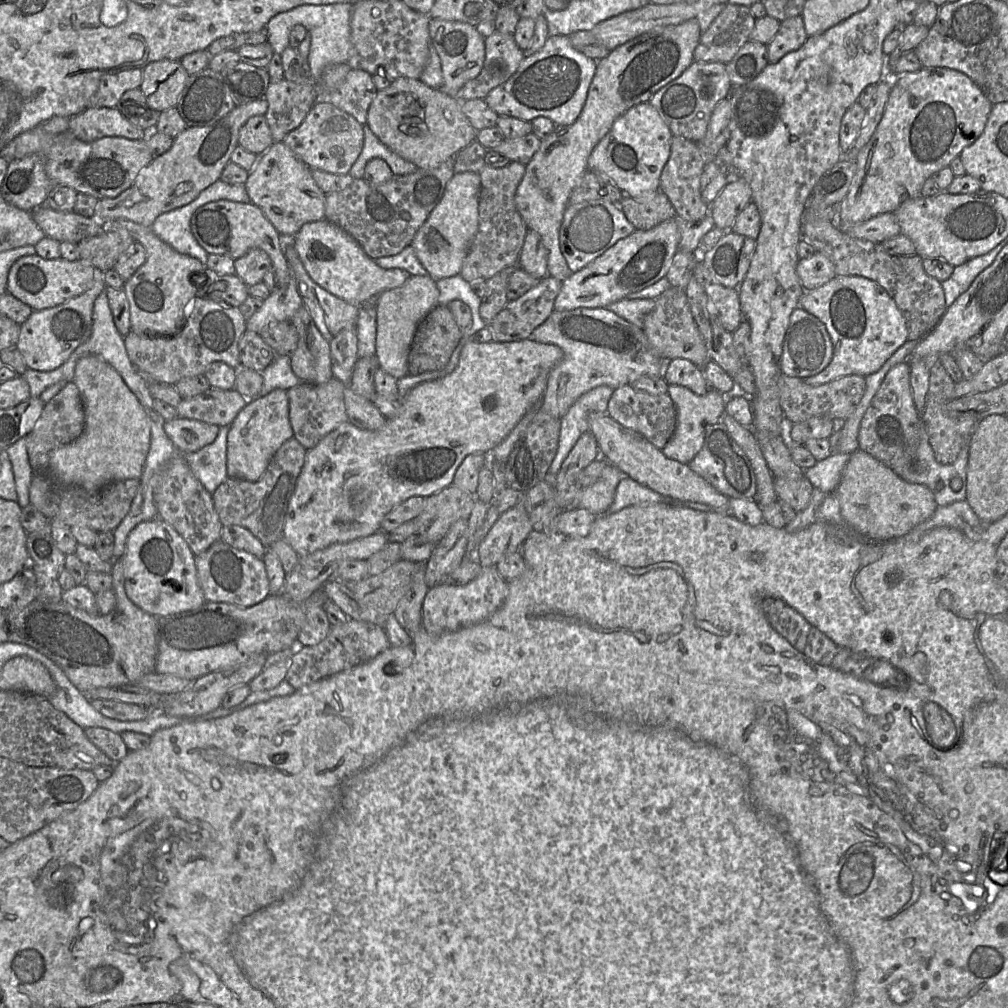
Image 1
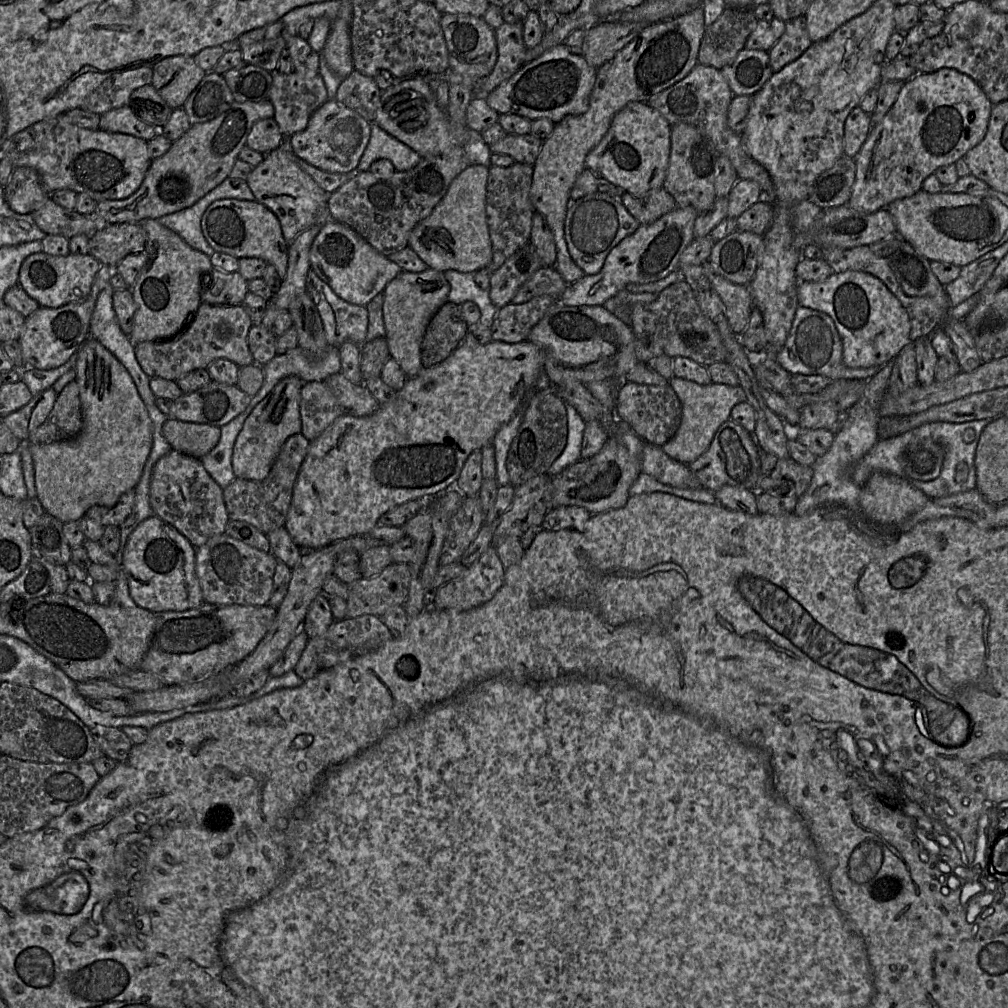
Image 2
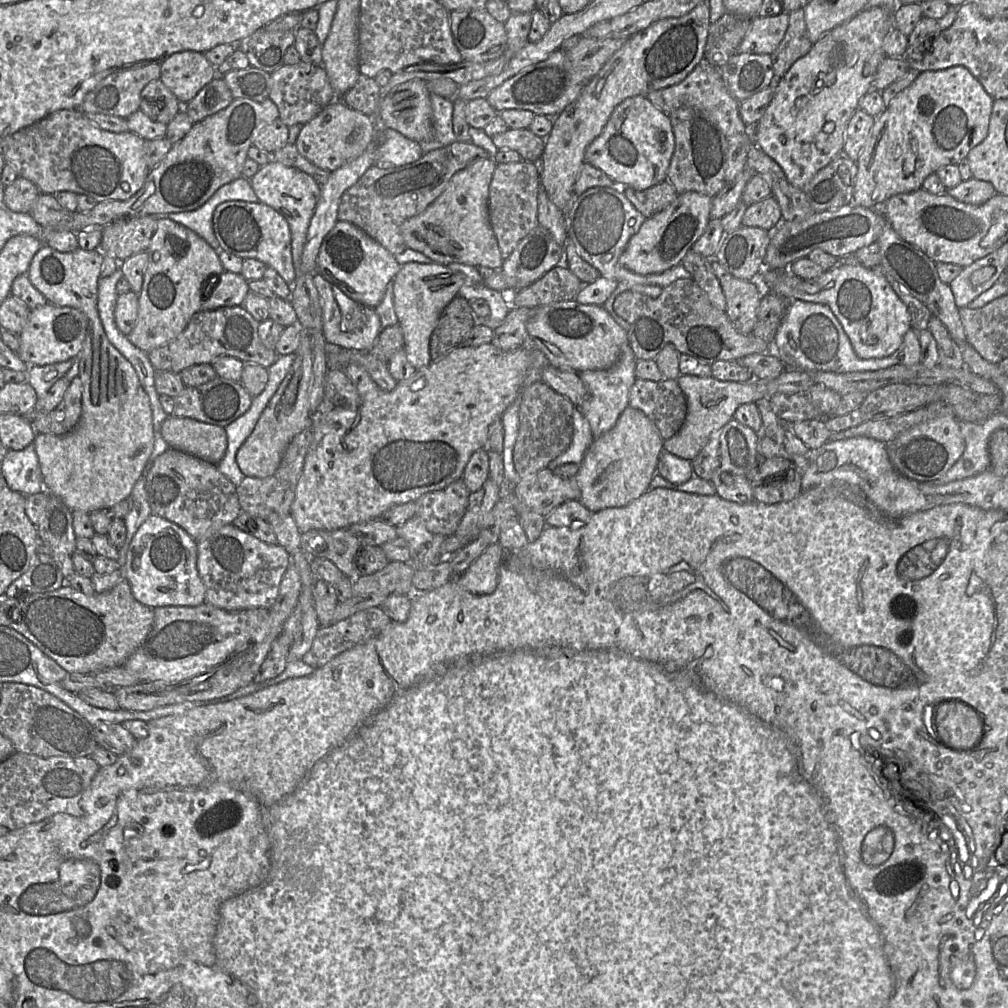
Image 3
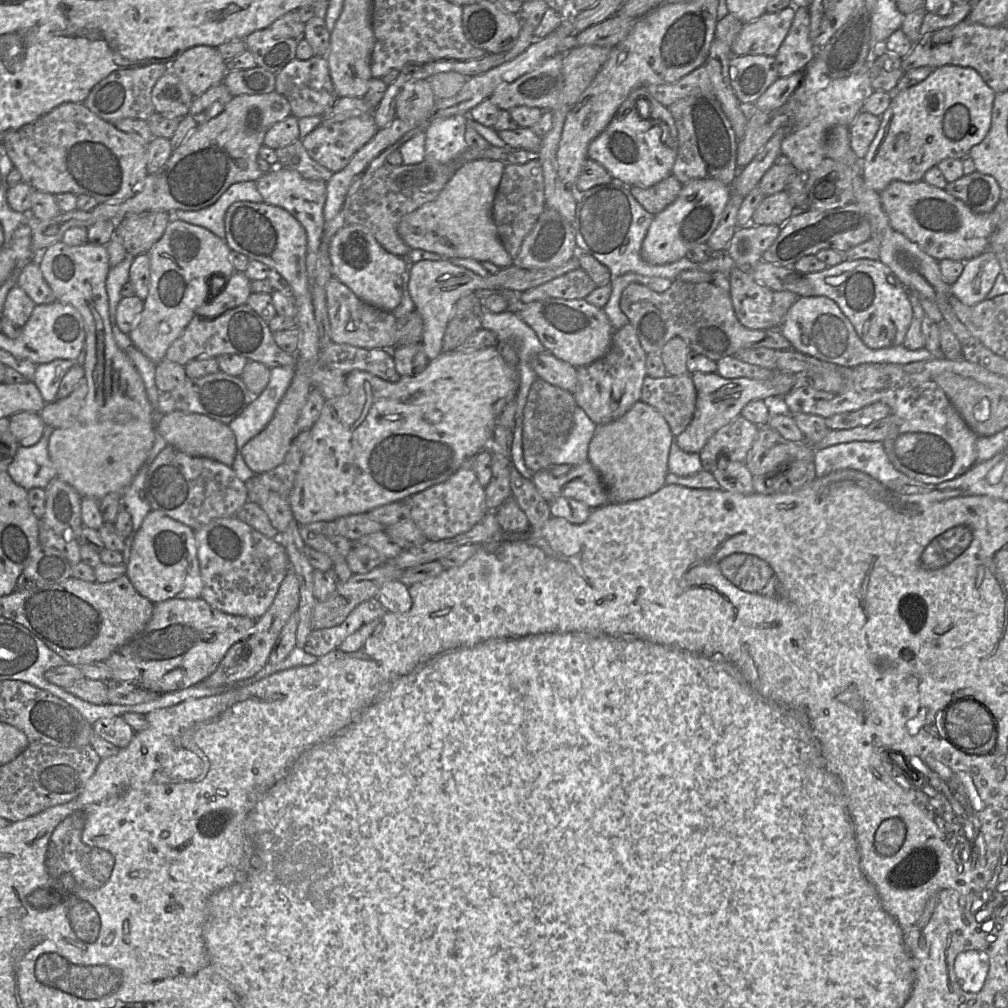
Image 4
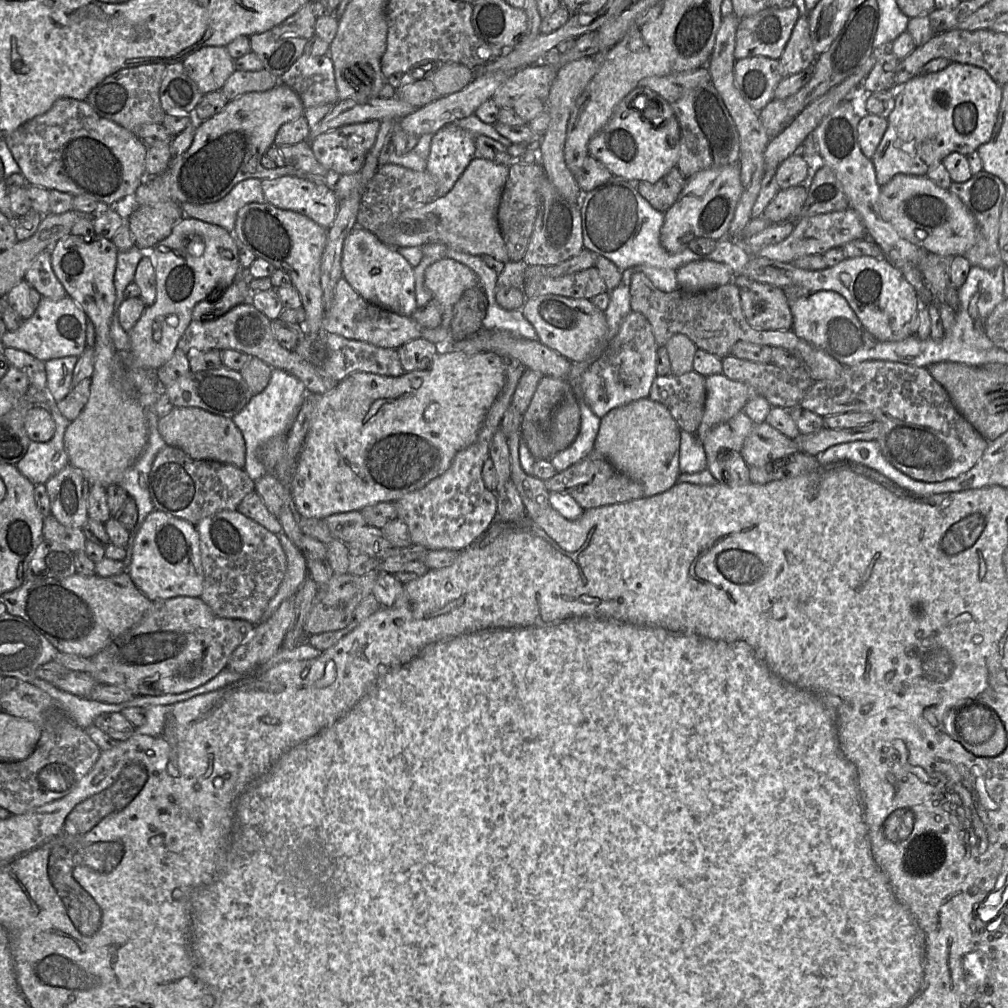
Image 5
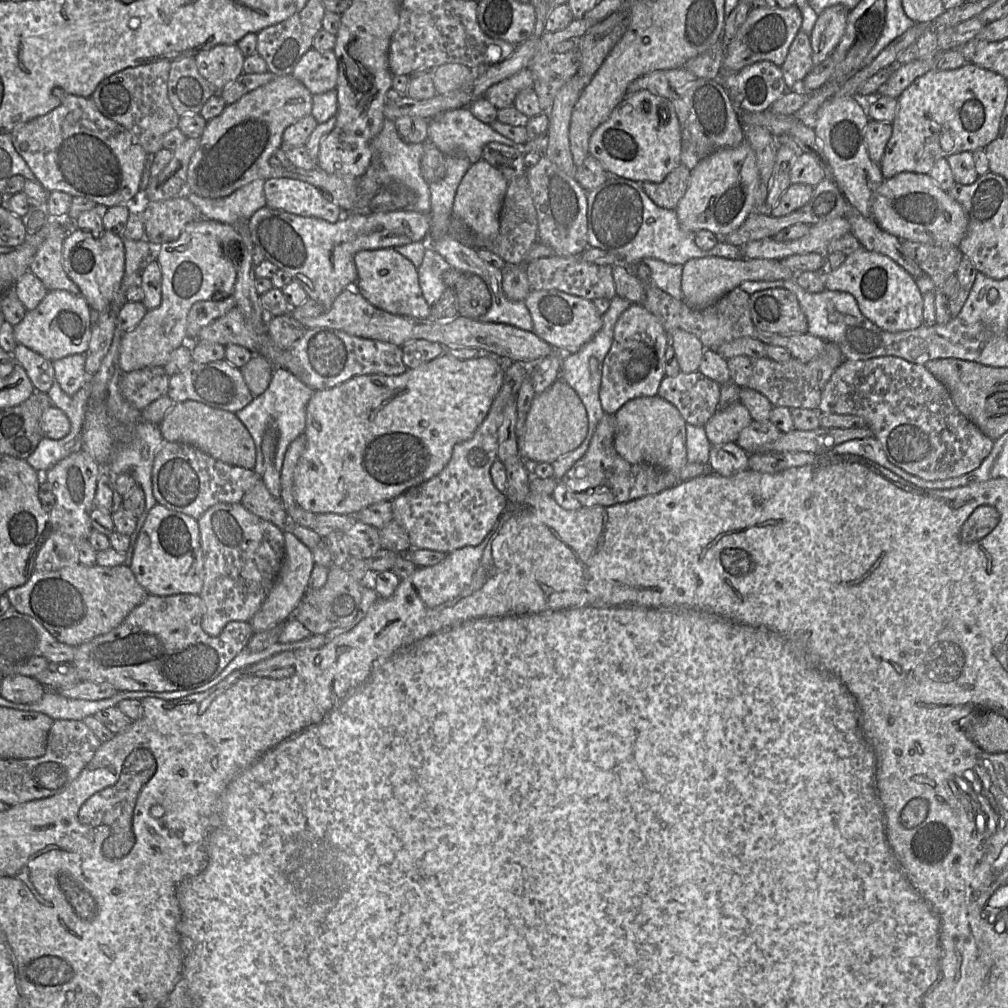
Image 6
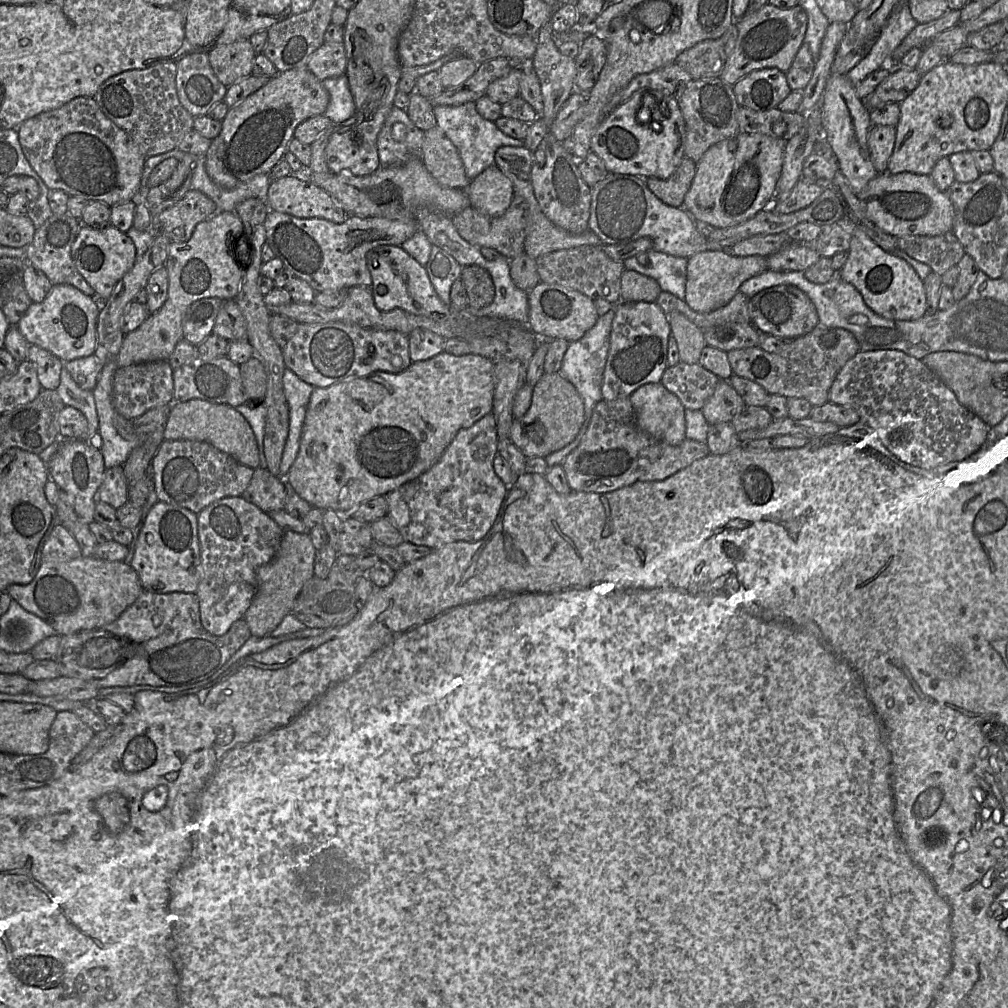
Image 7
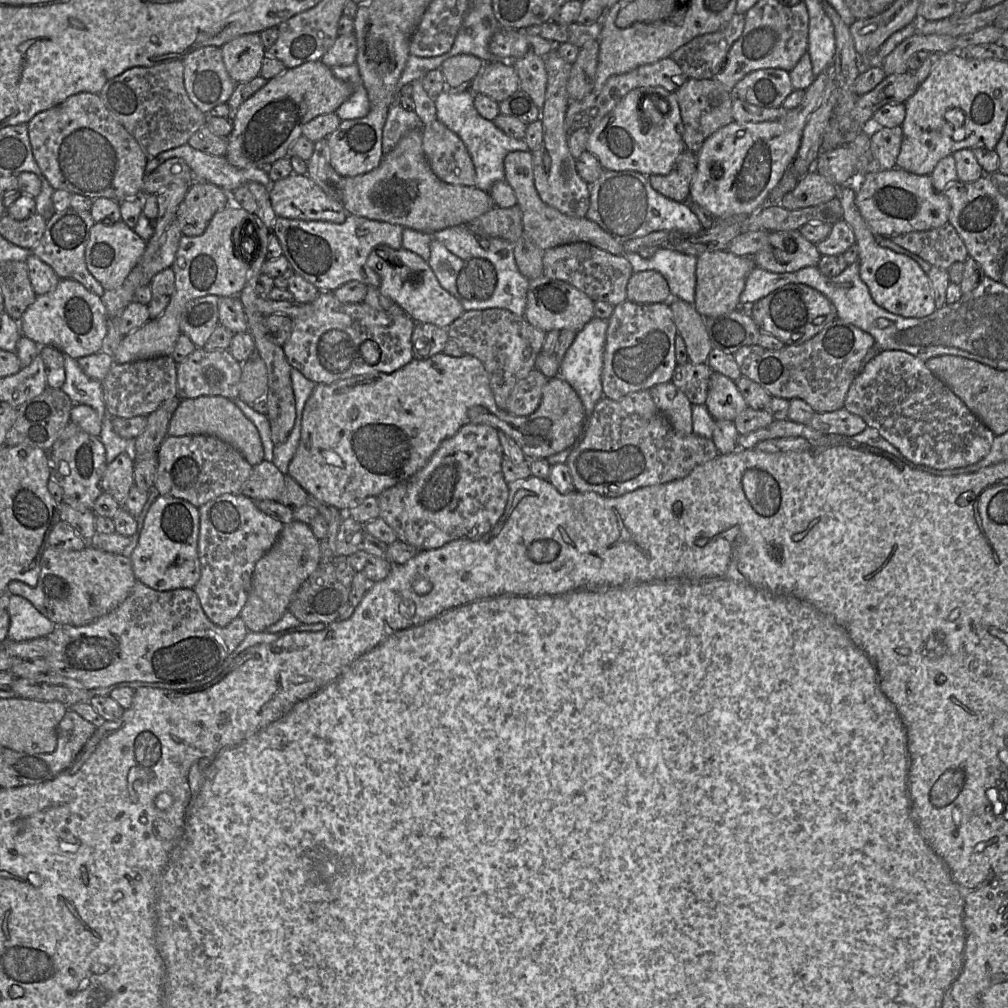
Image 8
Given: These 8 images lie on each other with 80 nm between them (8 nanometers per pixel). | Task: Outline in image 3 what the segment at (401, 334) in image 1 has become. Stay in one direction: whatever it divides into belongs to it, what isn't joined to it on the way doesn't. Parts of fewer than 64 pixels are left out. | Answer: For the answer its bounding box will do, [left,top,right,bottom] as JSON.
[392,262,466,370]

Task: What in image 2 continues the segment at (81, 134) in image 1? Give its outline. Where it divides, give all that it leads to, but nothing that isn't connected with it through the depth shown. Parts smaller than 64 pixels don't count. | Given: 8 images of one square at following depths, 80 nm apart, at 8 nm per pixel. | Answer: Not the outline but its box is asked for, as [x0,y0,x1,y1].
[99,105,160,141]

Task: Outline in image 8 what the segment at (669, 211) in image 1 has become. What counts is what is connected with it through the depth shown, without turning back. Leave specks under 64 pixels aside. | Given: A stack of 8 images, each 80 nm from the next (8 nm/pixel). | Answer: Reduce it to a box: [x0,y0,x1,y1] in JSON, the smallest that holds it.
[649,150,697,202]

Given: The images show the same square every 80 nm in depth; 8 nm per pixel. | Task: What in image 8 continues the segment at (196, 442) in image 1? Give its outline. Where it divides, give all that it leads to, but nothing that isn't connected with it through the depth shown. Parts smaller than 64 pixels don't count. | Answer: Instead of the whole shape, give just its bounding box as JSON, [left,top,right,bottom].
[167,396,264,466]

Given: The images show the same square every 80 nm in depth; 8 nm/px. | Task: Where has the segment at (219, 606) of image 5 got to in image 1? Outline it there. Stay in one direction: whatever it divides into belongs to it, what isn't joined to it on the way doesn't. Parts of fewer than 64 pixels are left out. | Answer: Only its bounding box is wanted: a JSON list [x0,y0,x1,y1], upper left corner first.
[195,539,270,607]

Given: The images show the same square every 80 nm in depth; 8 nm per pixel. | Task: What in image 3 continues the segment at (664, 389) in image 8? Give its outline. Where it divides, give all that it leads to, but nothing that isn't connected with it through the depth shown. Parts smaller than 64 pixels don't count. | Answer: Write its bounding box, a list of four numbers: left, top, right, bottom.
[574,407,664,513]

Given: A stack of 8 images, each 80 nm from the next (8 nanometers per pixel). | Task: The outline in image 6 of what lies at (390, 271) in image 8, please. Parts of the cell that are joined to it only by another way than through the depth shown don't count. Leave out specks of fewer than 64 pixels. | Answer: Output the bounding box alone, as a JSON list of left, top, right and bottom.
[354,248,431,318]

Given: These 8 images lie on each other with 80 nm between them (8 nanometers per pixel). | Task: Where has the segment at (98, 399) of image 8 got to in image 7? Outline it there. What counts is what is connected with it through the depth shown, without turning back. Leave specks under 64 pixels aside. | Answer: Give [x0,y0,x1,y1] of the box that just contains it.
[56,363,99,441]

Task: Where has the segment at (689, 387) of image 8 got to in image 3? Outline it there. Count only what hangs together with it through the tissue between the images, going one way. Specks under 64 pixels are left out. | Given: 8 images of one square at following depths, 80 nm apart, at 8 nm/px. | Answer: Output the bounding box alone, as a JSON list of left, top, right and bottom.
[629,379,687,441]

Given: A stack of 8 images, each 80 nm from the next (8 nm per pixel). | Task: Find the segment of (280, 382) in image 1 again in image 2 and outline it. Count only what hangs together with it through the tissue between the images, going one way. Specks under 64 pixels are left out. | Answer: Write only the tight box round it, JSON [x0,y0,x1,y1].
[244,346,341,414]

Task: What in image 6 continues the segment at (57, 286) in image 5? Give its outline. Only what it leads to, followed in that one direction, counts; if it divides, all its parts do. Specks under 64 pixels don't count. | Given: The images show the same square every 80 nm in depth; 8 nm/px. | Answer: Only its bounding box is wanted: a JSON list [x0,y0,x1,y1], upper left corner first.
[30,231,80,295]

